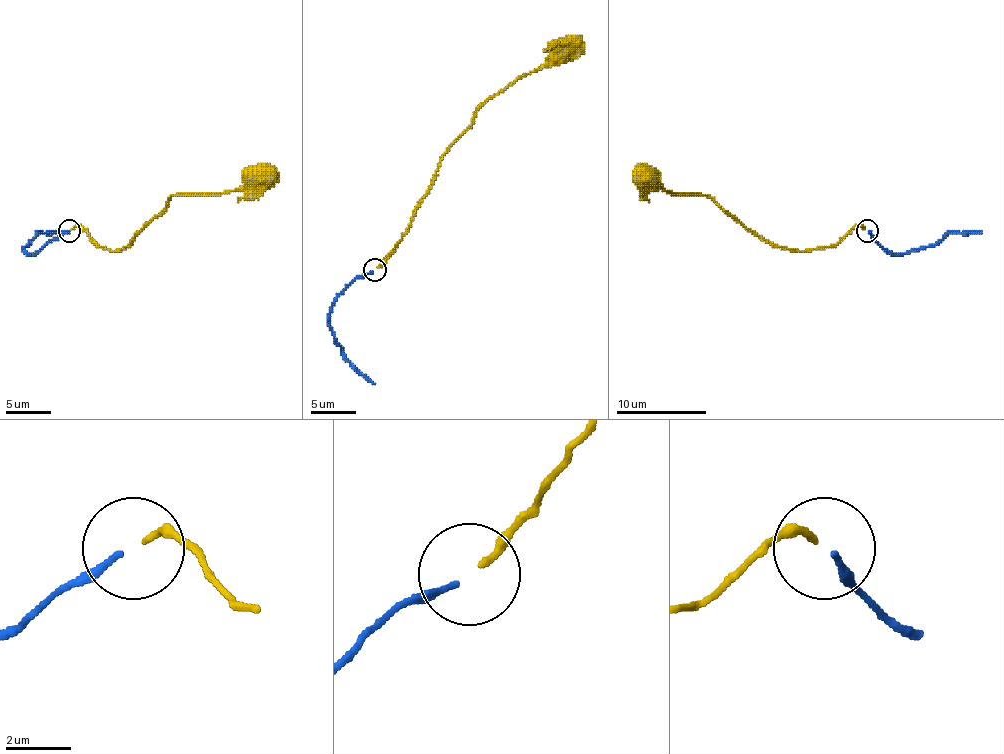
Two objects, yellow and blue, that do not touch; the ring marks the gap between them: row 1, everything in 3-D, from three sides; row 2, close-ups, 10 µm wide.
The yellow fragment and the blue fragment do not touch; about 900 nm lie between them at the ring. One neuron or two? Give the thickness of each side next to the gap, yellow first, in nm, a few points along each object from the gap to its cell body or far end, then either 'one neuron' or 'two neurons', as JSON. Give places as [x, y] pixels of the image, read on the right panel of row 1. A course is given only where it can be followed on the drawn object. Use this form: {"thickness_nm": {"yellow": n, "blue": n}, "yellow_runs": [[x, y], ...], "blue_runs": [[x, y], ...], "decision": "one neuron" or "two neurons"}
{"thickness_nm": {"yellow": 200, "blue": 170}, "yellow_runs": [[864, 229], [853, 226], [828, 247], [804, 251], [783, 249], [747, 231], [707, 195], [646, 188], [640, 177]], "blue_runs": [[869, 231], [894, 253], [938, 244], [952, 233], [981, 231]], "decision": "one neuron"}

